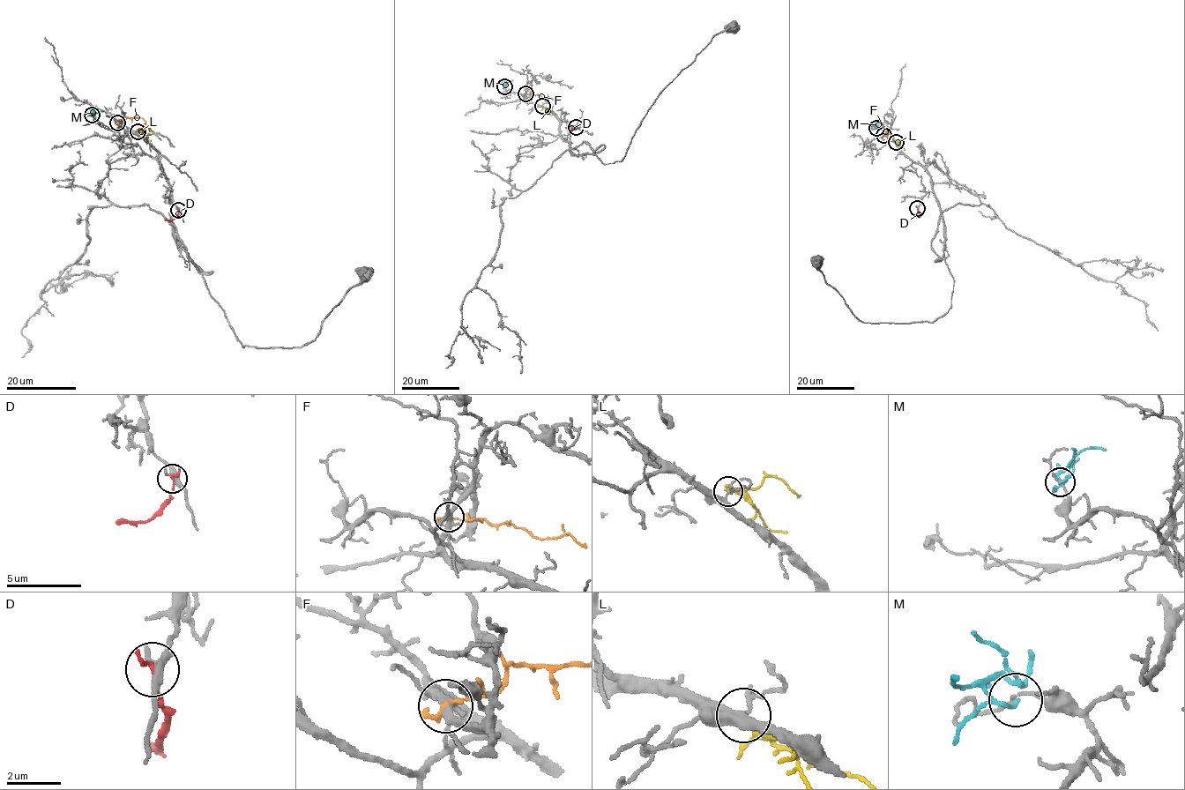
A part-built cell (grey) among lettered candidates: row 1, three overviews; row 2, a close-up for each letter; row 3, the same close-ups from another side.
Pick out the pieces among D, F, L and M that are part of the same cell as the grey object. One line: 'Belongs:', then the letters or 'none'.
Belongs: none

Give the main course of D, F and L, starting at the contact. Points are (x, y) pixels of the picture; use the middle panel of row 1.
D: (576, 127), (565, 127)
F: (525, 93), (553, 99)
L: (541, 106), (556, 114)

